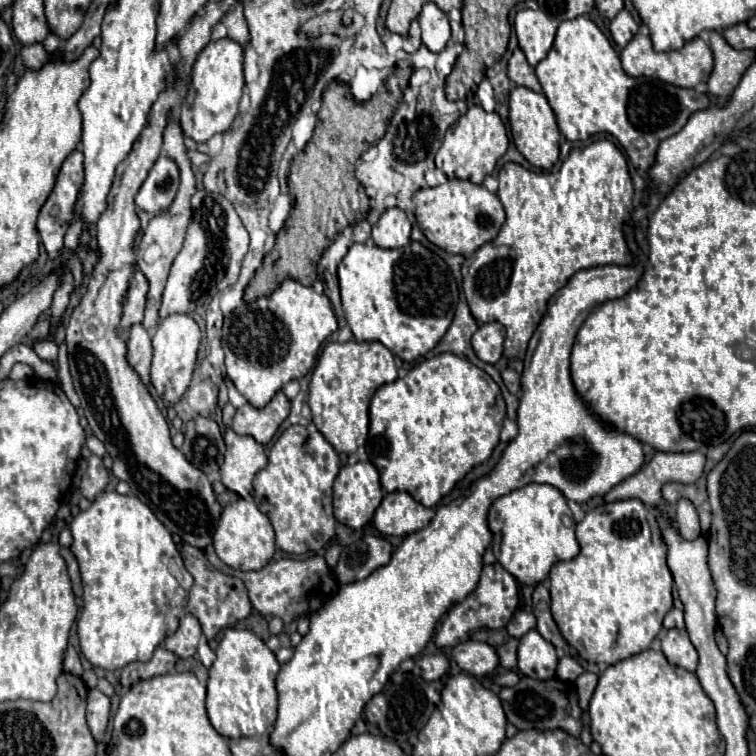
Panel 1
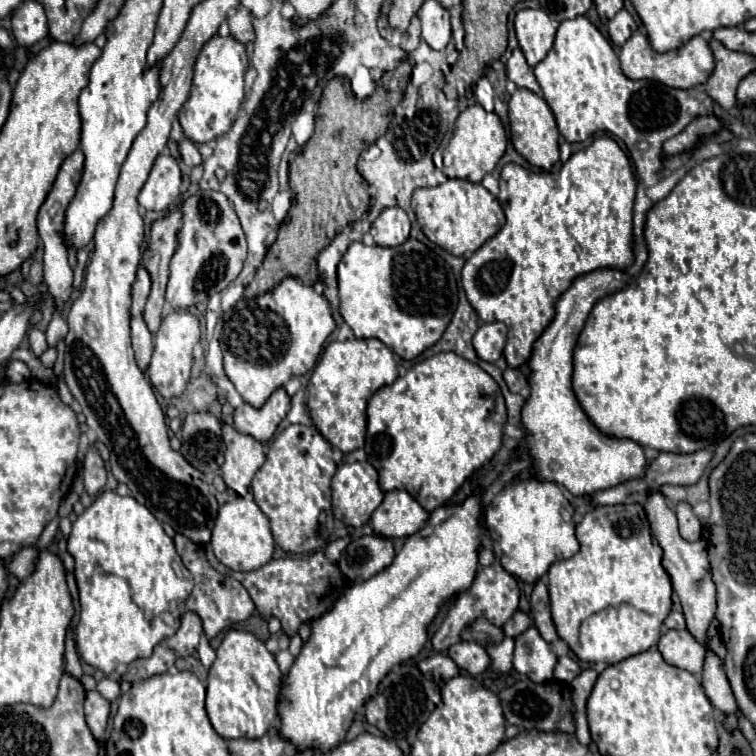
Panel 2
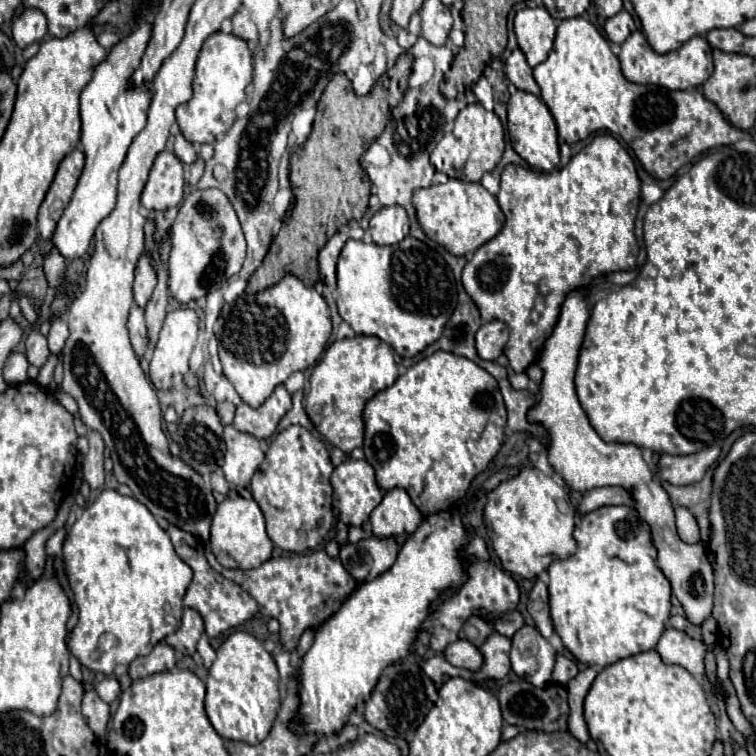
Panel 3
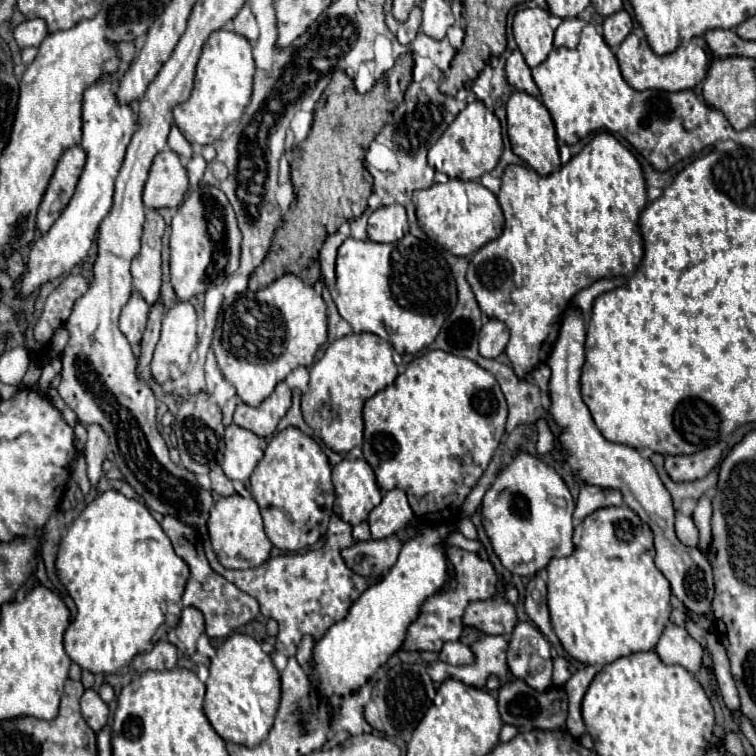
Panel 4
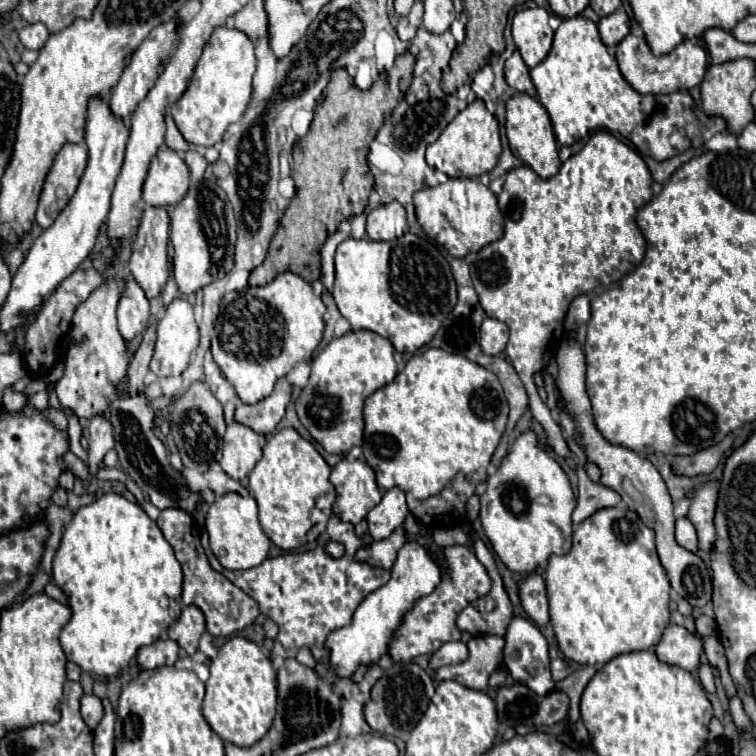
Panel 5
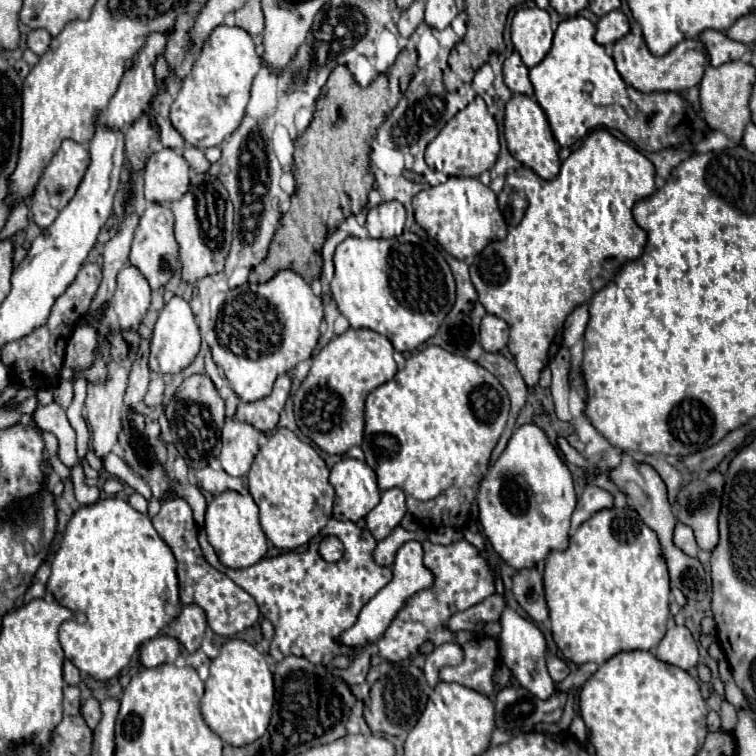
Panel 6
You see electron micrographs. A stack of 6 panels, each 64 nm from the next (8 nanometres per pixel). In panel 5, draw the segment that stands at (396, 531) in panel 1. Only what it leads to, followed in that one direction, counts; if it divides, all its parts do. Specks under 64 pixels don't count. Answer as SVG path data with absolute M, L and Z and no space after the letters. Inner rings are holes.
M400 488L388 490L382 496L382 502L374 506L366 516L372 540L388 538L396 528L404 524L406 516L408 516L408 506L406 506L404 492Z

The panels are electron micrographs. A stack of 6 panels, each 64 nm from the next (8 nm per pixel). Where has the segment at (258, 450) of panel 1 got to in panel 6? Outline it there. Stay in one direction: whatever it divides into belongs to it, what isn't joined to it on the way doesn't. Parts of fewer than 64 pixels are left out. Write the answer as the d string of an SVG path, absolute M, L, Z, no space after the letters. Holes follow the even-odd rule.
M226 418L224 430L222 430L222 452L220 452L220 464L230 476L246 476L256 454L258 454L258 440L260 432L238 420Z

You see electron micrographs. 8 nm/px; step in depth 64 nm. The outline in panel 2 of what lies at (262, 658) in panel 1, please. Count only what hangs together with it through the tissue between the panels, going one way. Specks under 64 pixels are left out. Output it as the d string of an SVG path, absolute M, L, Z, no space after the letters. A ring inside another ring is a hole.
M228 630L222 644L216 650L216 660L210 666L208 684L206 684L206 712L214 726L214 730L230 740L230 738L260 738L268 732L268 728L278 718L276 702L278 702L278 690L280 690L280 668L274 660L274 656L266 650L264 642L258 640L252 632L246 630Z

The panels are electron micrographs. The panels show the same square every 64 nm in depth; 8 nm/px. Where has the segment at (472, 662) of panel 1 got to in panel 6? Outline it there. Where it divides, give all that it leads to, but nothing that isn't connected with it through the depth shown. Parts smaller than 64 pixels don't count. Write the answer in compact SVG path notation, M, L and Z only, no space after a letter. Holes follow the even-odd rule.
M448 642L448 644L442 644L442 646L434 648L426 656L426 666L424 666L424 674L428 678L428 684L434 686L434 680L438 682L438 670L442 666L456 666L462 660L464 660L464 650L456 642Z

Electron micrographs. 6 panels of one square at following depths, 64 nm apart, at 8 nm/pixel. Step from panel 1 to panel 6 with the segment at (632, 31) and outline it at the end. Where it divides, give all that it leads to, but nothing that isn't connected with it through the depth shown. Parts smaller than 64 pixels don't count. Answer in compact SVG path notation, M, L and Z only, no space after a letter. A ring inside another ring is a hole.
M612 10L610 14L602 16L596 24L596 42L598 44L614 44L622 36L630 32L628 28L628 18L622 10Z

